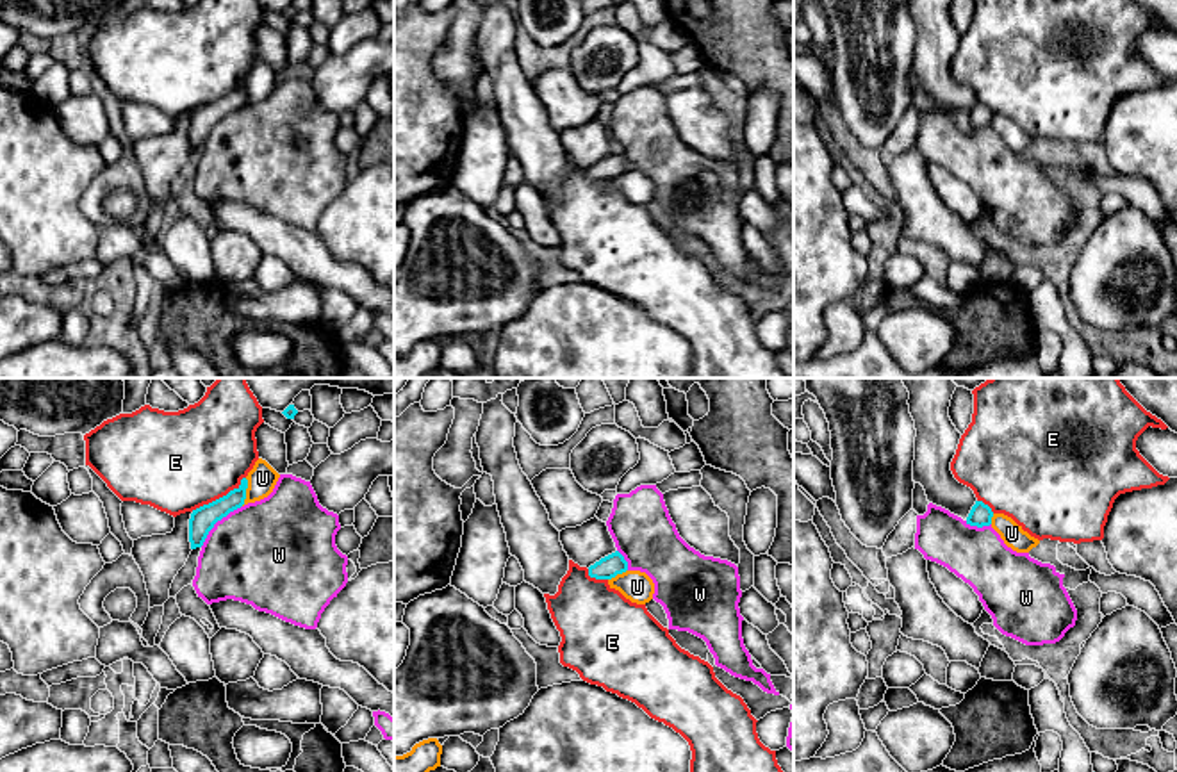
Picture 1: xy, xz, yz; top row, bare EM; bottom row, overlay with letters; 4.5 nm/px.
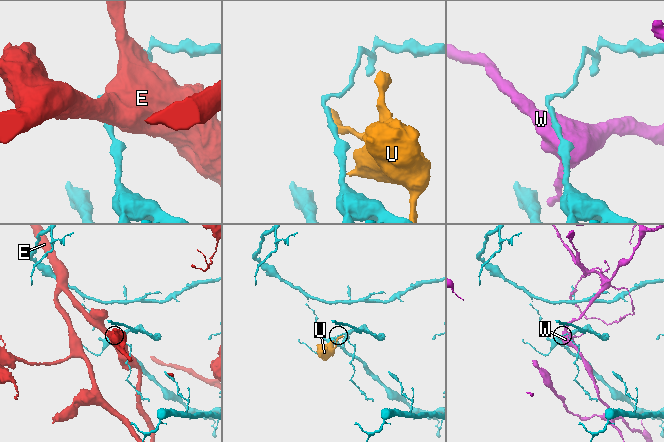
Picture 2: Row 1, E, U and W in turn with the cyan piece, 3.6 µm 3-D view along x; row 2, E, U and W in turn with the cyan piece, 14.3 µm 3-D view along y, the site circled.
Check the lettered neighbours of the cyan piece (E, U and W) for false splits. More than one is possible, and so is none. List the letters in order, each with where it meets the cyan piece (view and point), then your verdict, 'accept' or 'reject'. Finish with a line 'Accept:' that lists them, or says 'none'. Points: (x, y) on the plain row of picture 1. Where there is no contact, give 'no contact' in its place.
E: xy (220, 98) | reject
U: xy (245, 93) | accept
W: xy (216, 122) | reject
Accept: U

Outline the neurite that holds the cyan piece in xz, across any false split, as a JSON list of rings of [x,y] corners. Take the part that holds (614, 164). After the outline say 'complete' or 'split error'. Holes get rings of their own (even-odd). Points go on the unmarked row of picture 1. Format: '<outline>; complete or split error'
[[[615,152],[588,168],[588,177],[596,180],[612,180],[628,171],[628,162]]]; complete

